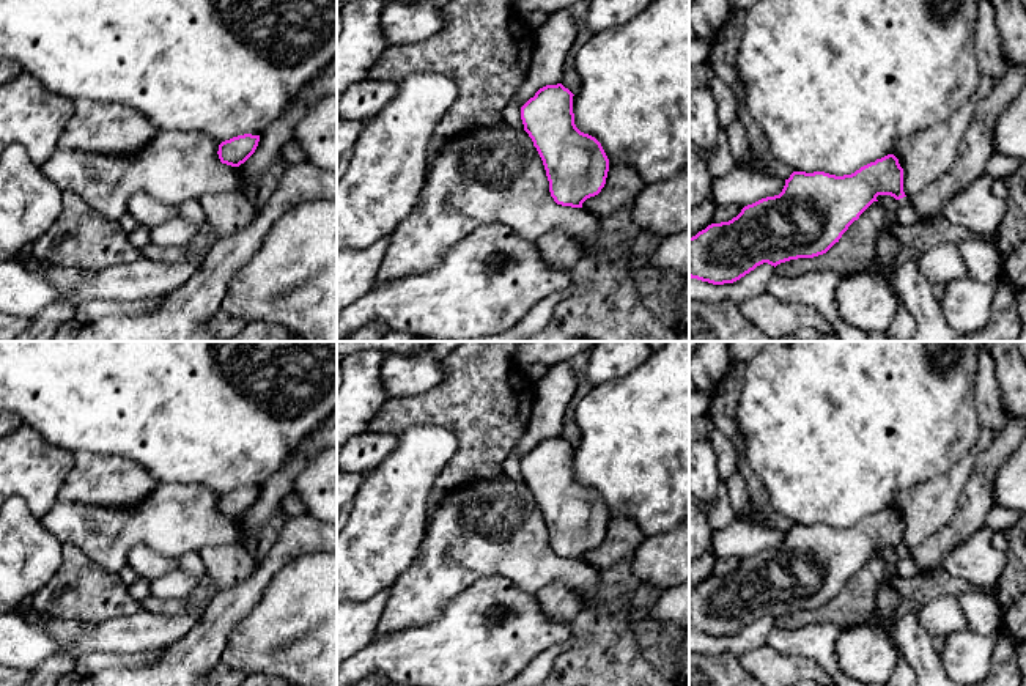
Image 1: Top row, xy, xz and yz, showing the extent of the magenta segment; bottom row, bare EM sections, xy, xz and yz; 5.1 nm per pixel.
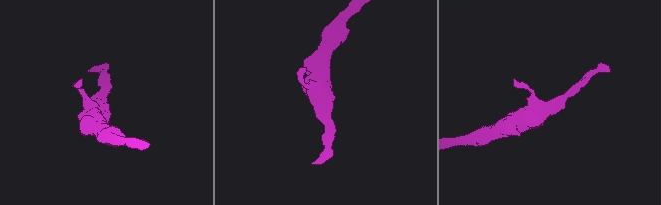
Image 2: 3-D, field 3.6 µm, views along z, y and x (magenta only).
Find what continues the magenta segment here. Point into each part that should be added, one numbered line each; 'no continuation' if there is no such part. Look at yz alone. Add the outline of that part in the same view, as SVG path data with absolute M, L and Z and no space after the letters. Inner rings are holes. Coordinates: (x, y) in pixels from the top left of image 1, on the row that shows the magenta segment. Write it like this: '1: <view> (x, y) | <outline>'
1: yz (905, 214) | M908 197L897 200L897 209L894 212L897 227L910 227L921 222L921 217Z

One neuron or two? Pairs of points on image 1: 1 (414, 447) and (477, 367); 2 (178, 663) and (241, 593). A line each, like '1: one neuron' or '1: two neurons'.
1: two neurons
2: one neuron

